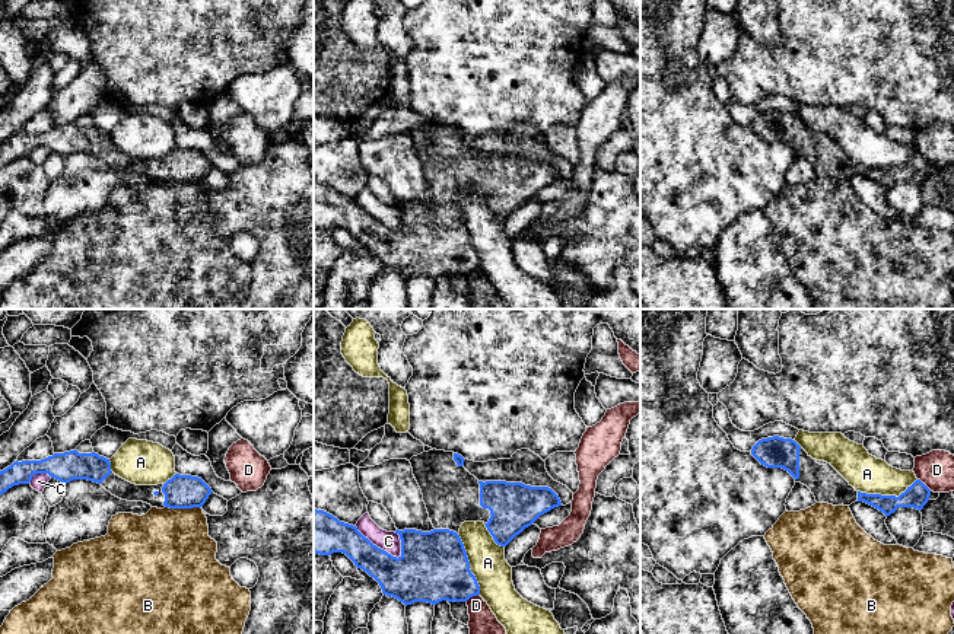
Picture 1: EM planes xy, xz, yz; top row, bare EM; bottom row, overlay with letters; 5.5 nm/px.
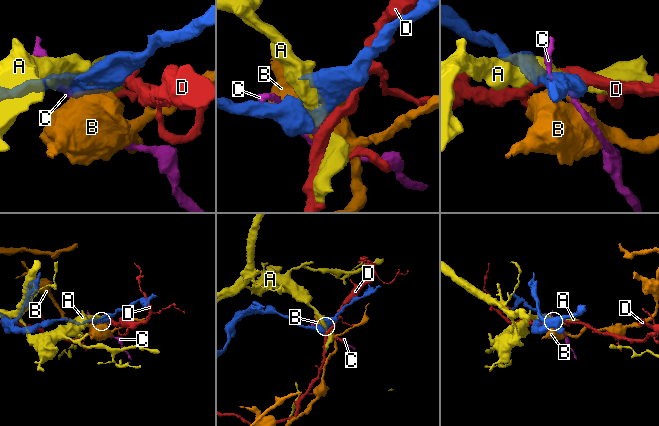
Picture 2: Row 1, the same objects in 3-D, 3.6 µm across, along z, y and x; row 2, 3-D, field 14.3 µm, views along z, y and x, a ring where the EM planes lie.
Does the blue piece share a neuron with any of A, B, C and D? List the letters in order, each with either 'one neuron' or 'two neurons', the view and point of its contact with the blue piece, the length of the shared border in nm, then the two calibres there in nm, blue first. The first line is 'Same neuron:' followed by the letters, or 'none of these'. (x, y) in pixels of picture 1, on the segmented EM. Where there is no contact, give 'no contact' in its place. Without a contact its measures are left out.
Same neuron: none of these
A: two neurons | xz (468, 564) | 360 nm | 380/200 nm
B: two neurons | xy (183, 507) | 200 nm | 190/460 nm
C: two neurons | xz (377, 547) | 300 nm | 260/110 nm
D: two neurons | xz (471, 596) | 90 nm | 360/140 nm

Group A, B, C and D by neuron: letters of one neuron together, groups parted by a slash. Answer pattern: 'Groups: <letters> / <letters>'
Groups: A / B / C / D

